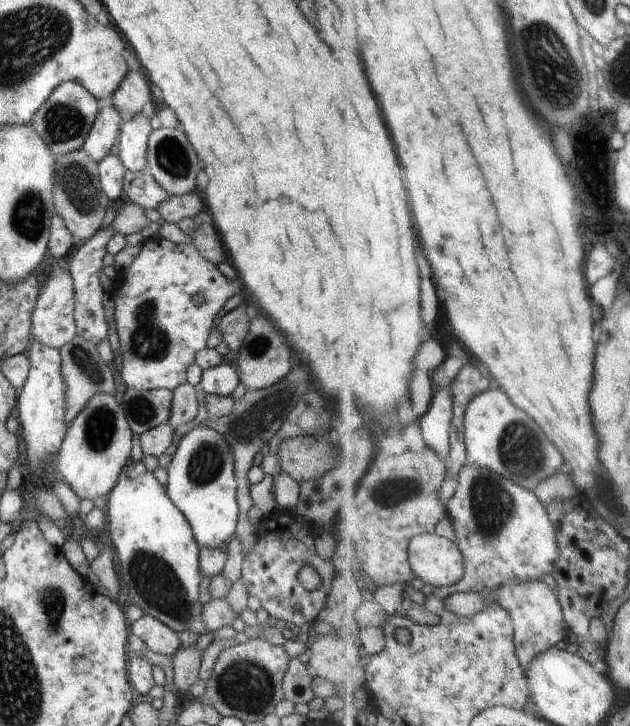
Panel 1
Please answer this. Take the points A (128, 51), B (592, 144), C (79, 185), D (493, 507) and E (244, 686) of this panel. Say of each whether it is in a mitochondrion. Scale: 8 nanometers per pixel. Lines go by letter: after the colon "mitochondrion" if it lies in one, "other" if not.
A: other
B: mitochondrion
C: mitochondrion
D: mitochondrion
E: mitochondrion

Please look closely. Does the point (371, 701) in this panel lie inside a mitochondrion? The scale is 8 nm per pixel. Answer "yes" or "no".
no

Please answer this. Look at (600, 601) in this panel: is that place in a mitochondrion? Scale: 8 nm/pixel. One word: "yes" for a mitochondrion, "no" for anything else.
no

